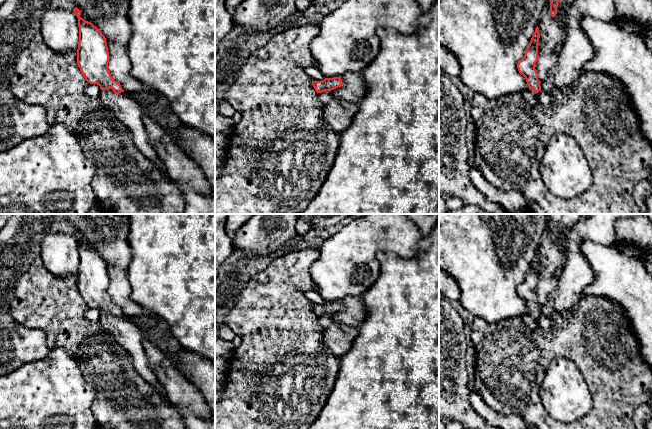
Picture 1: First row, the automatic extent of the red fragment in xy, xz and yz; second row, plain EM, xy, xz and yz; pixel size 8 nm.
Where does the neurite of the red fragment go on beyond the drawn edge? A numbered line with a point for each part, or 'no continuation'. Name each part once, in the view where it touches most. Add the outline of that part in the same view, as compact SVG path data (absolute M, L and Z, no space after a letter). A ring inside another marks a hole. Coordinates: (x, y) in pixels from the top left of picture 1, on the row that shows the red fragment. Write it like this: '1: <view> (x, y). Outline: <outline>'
1: xy (129, 112). Outline: M111 88L101 90L99 99L107 107L113 110L120 123L132 134L136 148L147 158L154 161L168 176L155 148L149 142L149 138L142 121L142 115L145 113L144 108L124 92L115 94Z

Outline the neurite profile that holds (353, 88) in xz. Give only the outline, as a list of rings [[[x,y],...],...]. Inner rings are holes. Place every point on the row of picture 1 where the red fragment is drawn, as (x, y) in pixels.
[[[346,73],[341,77],[341,80],[342,85],[330,91],[337,100],[355,104],[365,95],[368,89],[361,73]]]

